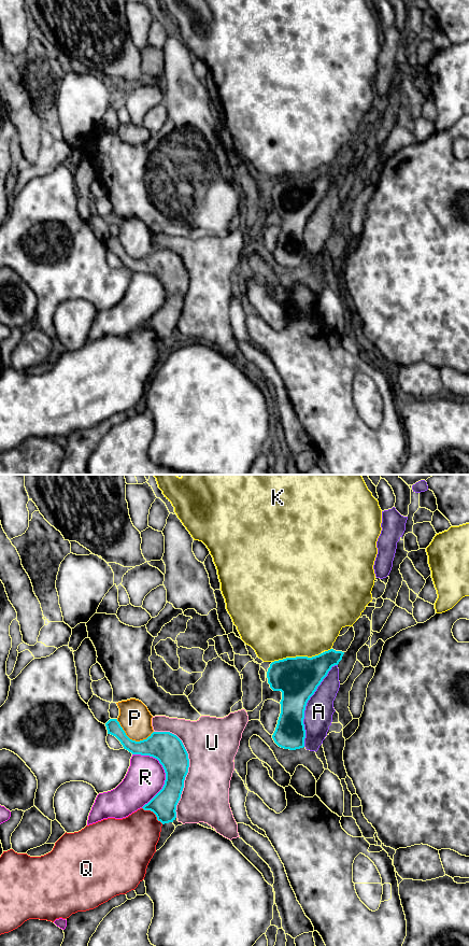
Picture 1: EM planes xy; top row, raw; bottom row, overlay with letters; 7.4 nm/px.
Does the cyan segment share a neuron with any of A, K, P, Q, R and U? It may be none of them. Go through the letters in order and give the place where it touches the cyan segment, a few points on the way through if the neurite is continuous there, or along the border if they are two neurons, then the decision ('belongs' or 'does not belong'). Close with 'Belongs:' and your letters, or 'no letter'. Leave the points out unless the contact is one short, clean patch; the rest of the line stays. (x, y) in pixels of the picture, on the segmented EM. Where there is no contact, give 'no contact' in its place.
A: meets cyan in xy at (306, 704); does not belong
K: meets cyan in xy at (296, 657); does not belong
P: meets cyan in xy at (131, 739); does not belong
Q: meets cyan in xy at (154, 813); does not belong
R: meets cyan in xy at (165, 772); does not belong
U: meets cyan in xy at (188, 765); does not belong
Belongs: no letter

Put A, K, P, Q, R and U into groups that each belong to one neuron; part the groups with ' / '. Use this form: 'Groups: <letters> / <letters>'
Groups: A / K / P / Q / R / U

